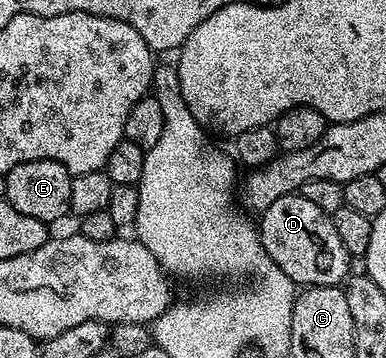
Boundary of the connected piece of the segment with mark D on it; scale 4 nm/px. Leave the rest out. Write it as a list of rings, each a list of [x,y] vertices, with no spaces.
[[[302,193],[285,194],[280,196],[280,200],[272,200],[270,207],[261,211],[260,218],[262,218],[262,222],[260,221],[262,243],[268,256],[272,256],[280,272],[284,272],[284,276],[291,278],[299,287],[342,286],[347,281],[351,273],[349,270],[352,255],[344,248],[339,234],[336,233],[333,217],[316,208],[316,204],[304,200]]]

